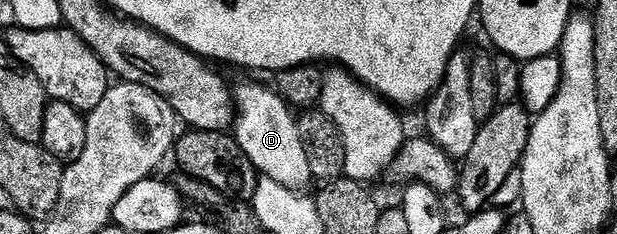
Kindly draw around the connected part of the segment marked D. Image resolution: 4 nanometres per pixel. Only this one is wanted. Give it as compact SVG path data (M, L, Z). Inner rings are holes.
M247 82L244 86L234 87L237 113L233 137L262 177L277 180L277 184L285 184L285 188L290 190L306 191L306 186L312 185L313 179L309 159L306 158L305 148L301 144L296 115L283 97L270 85L267 86Z

